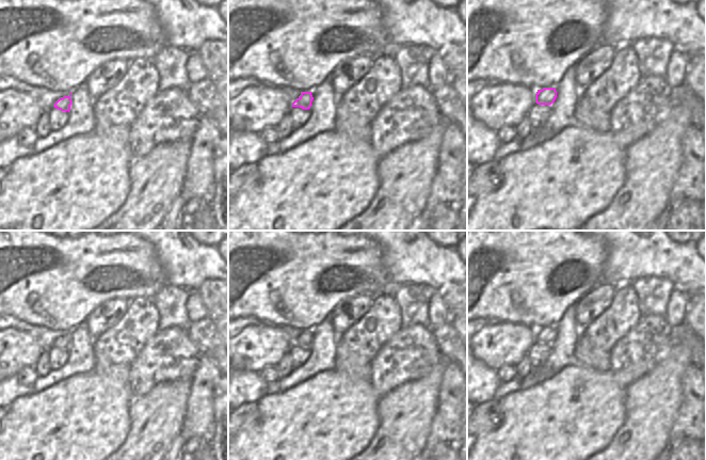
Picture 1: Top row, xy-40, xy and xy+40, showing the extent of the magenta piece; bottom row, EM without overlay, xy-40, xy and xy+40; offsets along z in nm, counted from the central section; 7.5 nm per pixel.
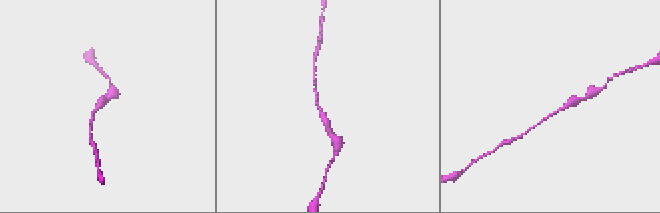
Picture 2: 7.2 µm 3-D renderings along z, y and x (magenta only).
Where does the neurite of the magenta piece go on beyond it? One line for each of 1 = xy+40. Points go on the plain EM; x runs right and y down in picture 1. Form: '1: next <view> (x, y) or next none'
1: next none

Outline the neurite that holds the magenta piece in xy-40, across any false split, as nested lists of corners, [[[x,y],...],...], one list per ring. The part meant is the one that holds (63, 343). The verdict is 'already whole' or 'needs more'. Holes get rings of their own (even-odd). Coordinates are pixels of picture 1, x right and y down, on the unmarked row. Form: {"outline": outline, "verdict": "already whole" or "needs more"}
{"outline": [[[68,332],[68,335],[63,335],[59,337],[54,343],[53,346],[61,349],[61,350],[68,350],[70,349],[71,338],[70,338],[70,332]]], "verdict": "already whole"}

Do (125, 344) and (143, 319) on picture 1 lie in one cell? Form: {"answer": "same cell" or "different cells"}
{"answer": "same cell"}

